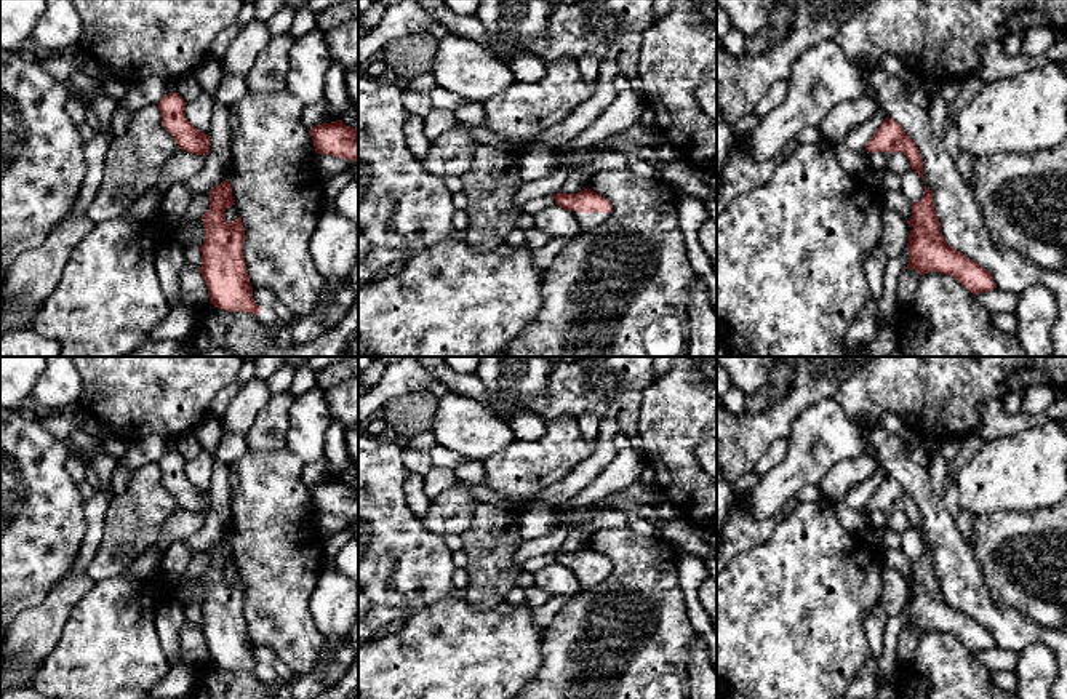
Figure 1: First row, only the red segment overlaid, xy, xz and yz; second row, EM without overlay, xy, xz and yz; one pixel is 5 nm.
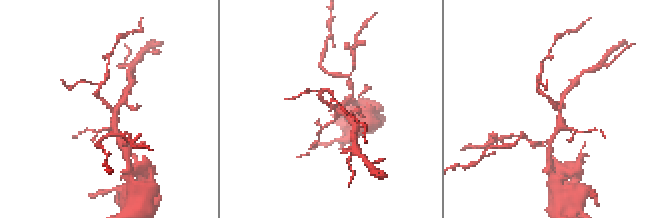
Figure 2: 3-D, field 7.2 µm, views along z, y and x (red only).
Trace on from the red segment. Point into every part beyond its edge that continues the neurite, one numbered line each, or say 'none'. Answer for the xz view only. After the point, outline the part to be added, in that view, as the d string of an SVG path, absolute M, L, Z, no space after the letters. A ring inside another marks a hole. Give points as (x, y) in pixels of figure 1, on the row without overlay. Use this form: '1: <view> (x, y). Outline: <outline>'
1: xz (587, 579). Outline: M571 569L582 589L590 589L609 577L611 571L579 571Z

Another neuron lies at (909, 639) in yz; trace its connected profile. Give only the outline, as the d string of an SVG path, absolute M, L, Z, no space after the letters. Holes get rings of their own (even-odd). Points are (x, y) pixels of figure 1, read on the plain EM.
M905 627L899 638L896 646L896 662L897 667L904 667L910 664L910 661L915 656L915 649L920 643L921 633L915 627Z

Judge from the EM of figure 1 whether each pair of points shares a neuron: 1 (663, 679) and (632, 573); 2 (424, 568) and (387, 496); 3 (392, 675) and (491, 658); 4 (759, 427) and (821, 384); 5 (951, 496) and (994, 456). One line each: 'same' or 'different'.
1: same
2: same
3: same
4: same
5: different

